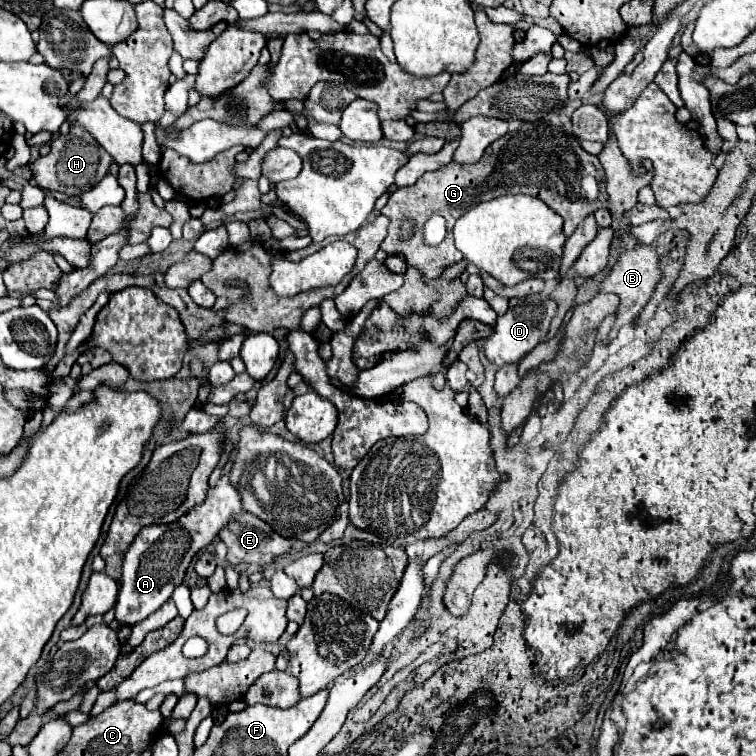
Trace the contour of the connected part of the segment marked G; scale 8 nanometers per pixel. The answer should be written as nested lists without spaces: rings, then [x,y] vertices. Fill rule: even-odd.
[[[542,127],[534,131],[510,131],[500,139],[496,139],[492,147],[488,147],[480,163],[464,165],[464,163],[450,161],[448,165],[432,173],[424,173],[414,185],[396,189],[390,195],[386,207],[382,209],[382,215],[390,219],[390,225],[388,225],[388,235],[382,241],[380,249],[386,255],[404,255],[408,265],[420,269],[428,281],[434,281],[444,273],[446,267],[462,261],[460,251],[454,247],[454,237],[452,237],[454,223],[478,203],[496,199],[500,195],[514,195],[514,193],[540,197],[548,207],[552,207],[564,219],[566,237],[574,233],[576,225],[586,215],[602,207],[608,207],[604,169],[598,157],[588,155],[580,147],[574,135],[566,133],[560,127]],[[432,215],[442,215],[446,219],[446,229],[448,229],[444,241],[436,247],[424,245],[424,223]],[[404,217],[416,223],[416,231],[408,241],[398,239]]]

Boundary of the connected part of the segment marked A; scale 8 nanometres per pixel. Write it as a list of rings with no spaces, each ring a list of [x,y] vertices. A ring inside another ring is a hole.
[[[224,475],[216,487],[208,489],[208,497],[202,505],[194,507],[188,515],[170,525],[150,525],[140,531],[140,535],[130,545],[124,565],[122,565],[122,587],[118,593],[118,603],[114,607],[116,621],[120,625],[134,625],[146,619],[150,613],[160,609],[184,579],[184,573],[192,557],[218,535],[226,523],[242,513],[242,503],[238,491],[230,485],[228,475]]]

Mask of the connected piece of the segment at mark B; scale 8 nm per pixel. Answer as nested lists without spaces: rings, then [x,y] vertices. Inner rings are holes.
[[[650,245],[634,247],[634,249],[620,255],[616,265],[610,269],[610,275],[604,277],[604,281],[598,285],[598,293],[614,293],[614,295],[620,297],[620,305],[618,305],[618,311],[616,311],[616,331],[612,331],[612,335],[608,337],[610,343],[616,339],[618,329],[622,325],[630,323],[640,313],[640,309],[648,303],[648,299],[654,291],[654,285],[660,281],[660,277],[662,277],[660,257],[656,255],[656,251]]]

